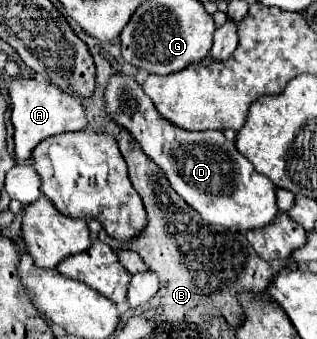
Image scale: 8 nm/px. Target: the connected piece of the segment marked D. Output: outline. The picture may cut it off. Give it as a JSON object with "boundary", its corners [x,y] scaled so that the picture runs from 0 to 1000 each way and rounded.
{"boundary":[[[360,218],[328,260],[334,336],[410,389],[448,448],[505,490],[549,566],[650,655],[716,678],[763,681],[839,667],[864,649],[877,625],[871,549],[845,519],[814,513],[744,442],[738,419],[719,425],[700,389],[593,389],[530,360],[498,336],[479,295],[416,224]]]}

